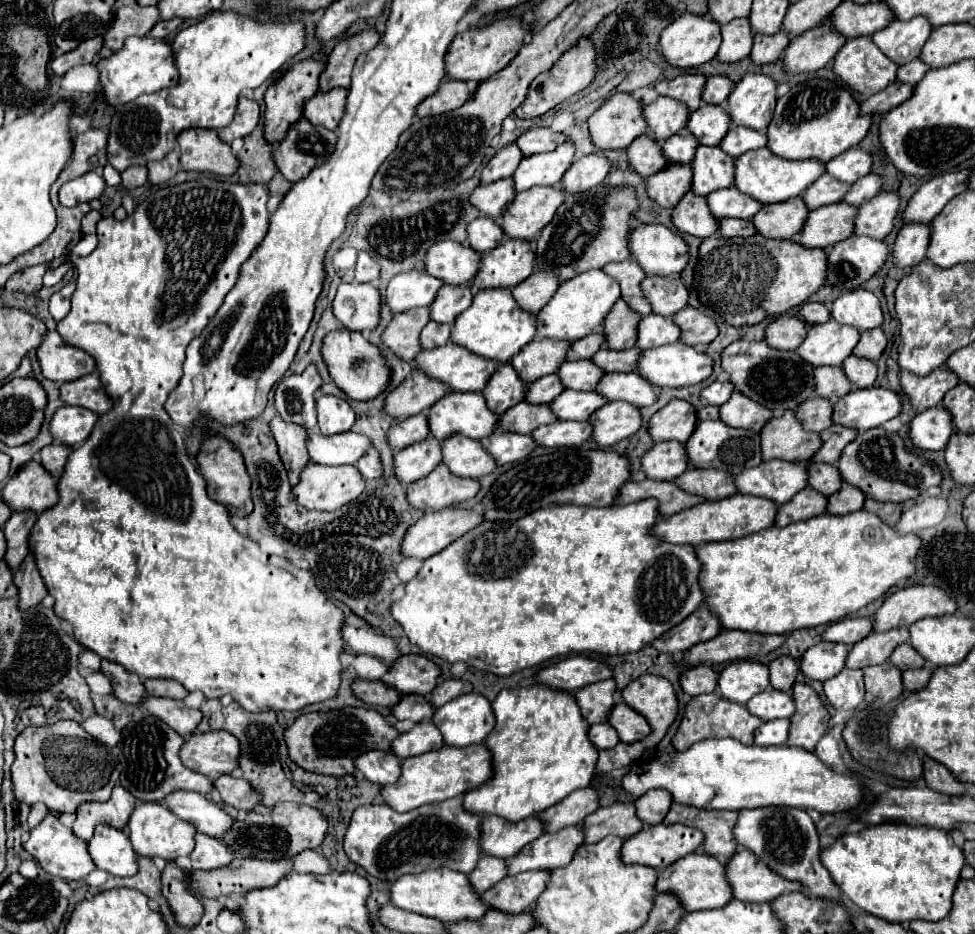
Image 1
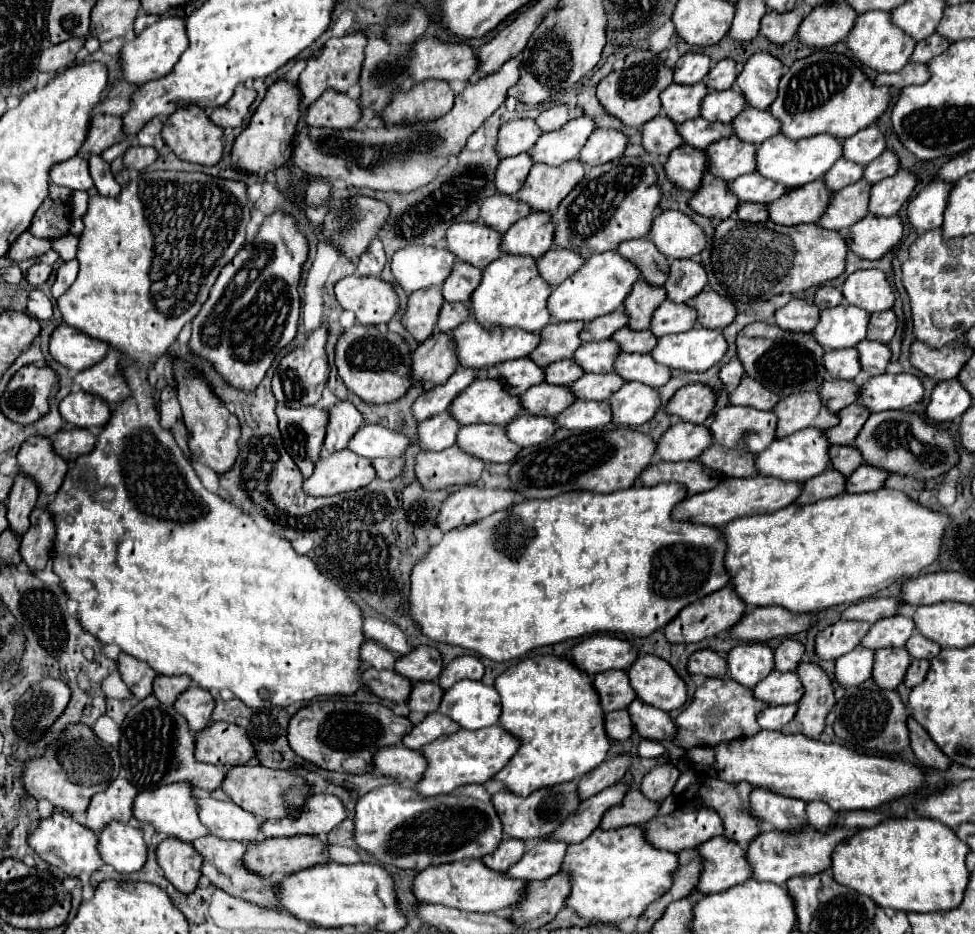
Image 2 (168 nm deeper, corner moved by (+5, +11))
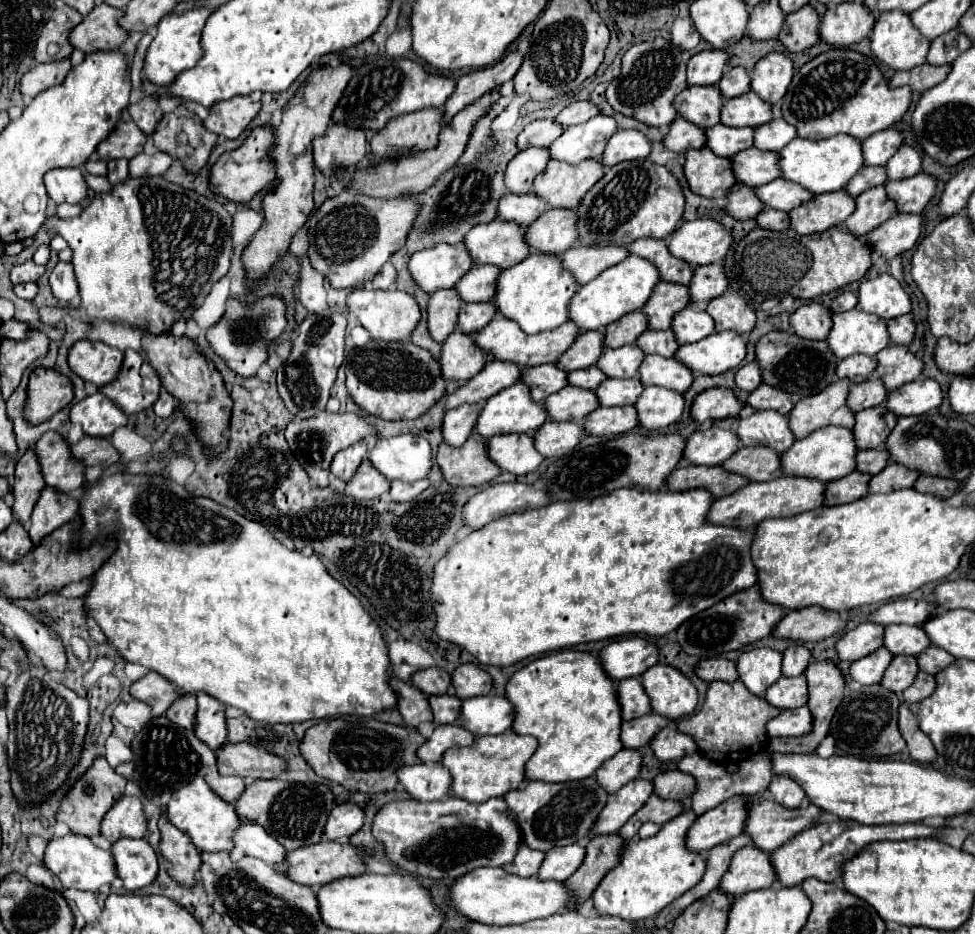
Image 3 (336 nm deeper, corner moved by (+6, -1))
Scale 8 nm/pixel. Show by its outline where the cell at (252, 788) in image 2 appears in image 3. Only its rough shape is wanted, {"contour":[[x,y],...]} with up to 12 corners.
{"contour":[[322,783],[248,785],[234,807],[286,851],[320,843]]}

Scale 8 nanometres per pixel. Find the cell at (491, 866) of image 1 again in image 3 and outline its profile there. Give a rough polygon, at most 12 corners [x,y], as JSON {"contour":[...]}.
{"contour":[[520,845],[506,873],[518,877],[536,875],[544,853]]}

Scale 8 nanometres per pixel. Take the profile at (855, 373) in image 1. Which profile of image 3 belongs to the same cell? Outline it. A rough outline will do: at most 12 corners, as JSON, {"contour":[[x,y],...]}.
{"contour":[[902,345],[876,355],[874,375],[898,389],[922,373],[922,361]]}

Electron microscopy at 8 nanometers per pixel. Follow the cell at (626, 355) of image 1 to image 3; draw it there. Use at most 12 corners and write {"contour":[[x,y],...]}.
{"contour":[[646,331],[636,339],[644,355],[672,357],[678,349],[668,331]]}

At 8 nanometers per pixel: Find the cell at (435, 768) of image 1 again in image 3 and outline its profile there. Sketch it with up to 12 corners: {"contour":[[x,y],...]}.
{"contour":[[482,735],[448,749],[450,795],[468,803],[524,783],[534,737]]}

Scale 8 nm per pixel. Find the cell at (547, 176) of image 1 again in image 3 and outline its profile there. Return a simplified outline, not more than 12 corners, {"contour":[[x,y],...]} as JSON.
{"contour":[[606,115],[566,127],[550,157],[600,159],[616,121]]}

